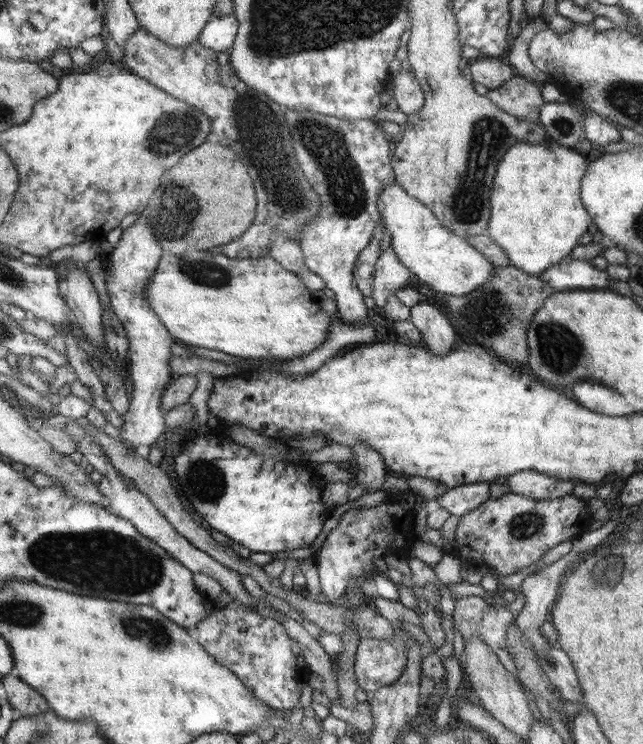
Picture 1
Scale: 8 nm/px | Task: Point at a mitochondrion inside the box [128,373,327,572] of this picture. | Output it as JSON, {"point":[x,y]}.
{"point":[204,481]}

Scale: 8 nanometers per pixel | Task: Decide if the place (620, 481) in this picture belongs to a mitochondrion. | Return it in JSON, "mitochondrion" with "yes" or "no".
{"mitochondrion":"no"}

